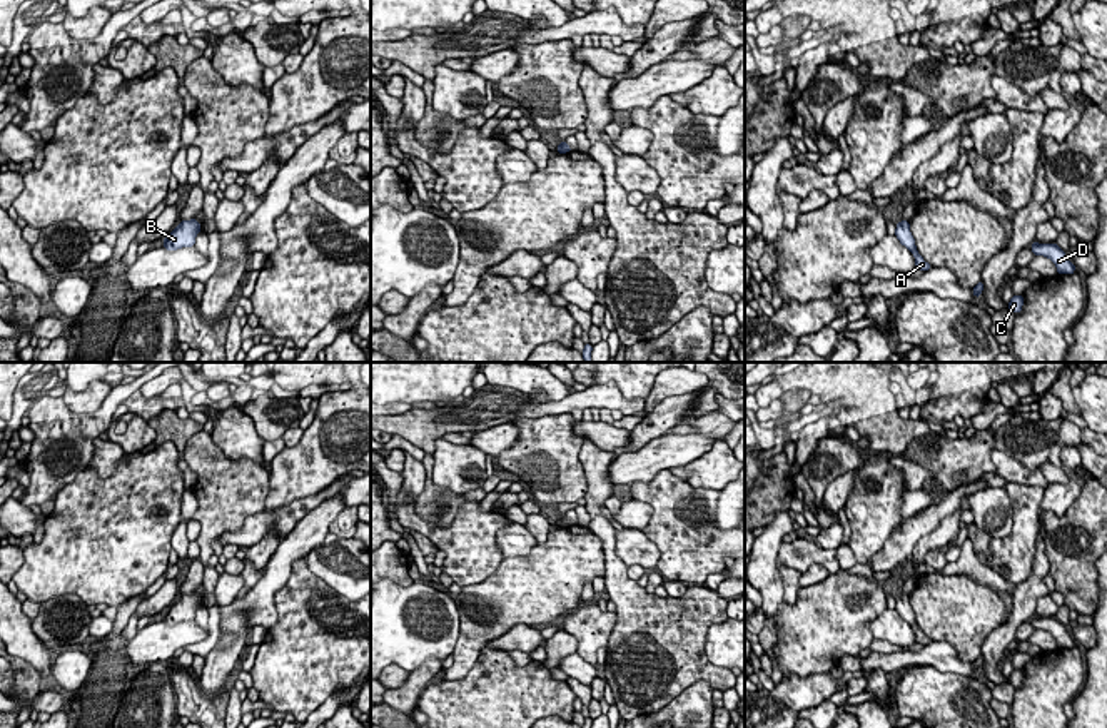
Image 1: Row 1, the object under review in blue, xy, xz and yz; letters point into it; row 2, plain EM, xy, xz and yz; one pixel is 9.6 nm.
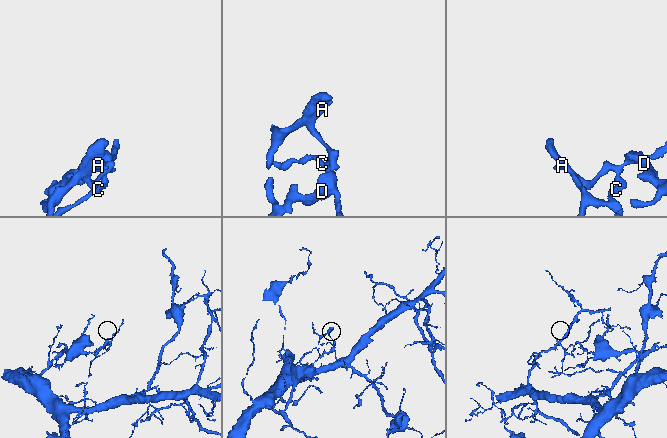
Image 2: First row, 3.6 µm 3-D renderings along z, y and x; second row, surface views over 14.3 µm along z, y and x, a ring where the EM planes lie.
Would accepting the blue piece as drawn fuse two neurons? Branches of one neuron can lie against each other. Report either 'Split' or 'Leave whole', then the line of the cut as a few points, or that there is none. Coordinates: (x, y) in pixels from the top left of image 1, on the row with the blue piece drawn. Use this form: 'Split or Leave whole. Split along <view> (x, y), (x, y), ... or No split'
Leave whole. No split

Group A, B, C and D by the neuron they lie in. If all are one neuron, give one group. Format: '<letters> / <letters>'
A B C D

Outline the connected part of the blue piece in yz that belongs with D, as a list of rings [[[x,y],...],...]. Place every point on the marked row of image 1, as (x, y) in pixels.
[[[1034,242],[1030,249],[1035,255],[1049,257],[1055,264],[1059,274],[1067,276],[1075,272],[1075,265],[1067,259],[1065,252],[1057,244]]]

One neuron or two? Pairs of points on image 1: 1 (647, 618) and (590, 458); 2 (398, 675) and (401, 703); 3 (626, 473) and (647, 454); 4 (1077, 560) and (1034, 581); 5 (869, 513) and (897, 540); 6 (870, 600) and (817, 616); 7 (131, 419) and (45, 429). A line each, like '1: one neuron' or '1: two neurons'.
1: one neuron
2: two neurons
3: one neuron
4: two neurons
5: two neurons
6: one neuron
7: two neurons

